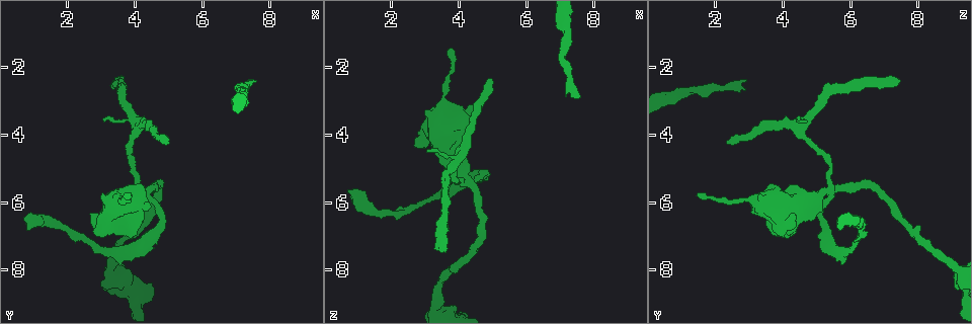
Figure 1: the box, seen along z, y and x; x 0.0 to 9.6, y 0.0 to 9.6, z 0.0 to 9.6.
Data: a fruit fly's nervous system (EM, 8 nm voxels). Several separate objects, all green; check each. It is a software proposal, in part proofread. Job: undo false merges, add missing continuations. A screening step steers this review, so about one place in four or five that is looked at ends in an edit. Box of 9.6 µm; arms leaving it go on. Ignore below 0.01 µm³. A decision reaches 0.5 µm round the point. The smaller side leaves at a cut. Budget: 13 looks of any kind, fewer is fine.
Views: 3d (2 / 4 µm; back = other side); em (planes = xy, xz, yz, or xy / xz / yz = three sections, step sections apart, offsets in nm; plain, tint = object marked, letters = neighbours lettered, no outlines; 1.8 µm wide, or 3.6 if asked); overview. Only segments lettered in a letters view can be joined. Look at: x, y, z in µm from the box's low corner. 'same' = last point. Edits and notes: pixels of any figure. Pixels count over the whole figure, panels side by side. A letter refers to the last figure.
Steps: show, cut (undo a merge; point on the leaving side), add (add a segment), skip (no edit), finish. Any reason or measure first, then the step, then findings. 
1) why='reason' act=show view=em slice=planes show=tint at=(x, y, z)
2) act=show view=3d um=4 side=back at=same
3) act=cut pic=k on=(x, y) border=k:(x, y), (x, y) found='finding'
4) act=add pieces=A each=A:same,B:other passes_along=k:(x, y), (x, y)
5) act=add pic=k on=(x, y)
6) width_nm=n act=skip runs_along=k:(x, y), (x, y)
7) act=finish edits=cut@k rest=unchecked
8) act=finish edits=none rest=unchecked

why='calibre changes' act=show view=em um=3.6 slice=planes show=letters at=(4.35, 5.65, 5.50)

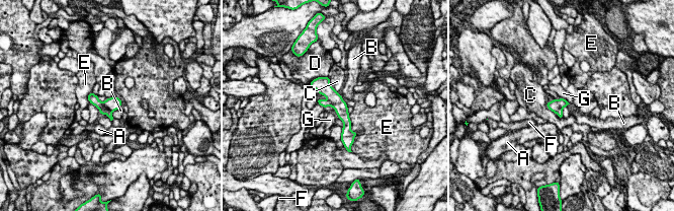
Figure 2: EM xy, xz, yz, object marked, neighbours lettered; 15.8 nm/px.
width_nm=220 act=cut pic=2 on=(93, 98) each=A:other,B:other,C:other,D:other,E:other,F:other,G:other part_leaving=2:(90, 95), (109, 115) found='a second neuron is stuck on'

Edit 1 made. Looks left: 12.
act=show view=em slice=planes show=letters at=(7.55, 2.40, 2.85)

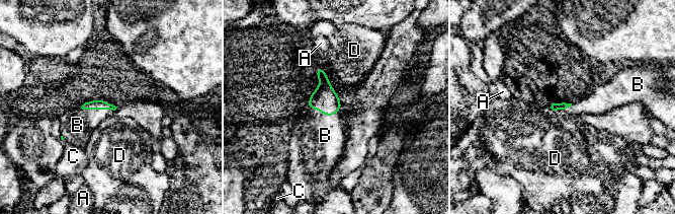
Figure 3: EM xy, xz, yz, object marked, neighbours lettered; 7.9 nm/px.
act=add pieces=B each=A:other,B:same,C:other,D:other passes_along=3:(324, 98), (326, 115), (325, 135) found='it goes on there'

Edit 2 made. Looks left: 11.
act=finish edits=cut@2,add@3 rest=unchecked

